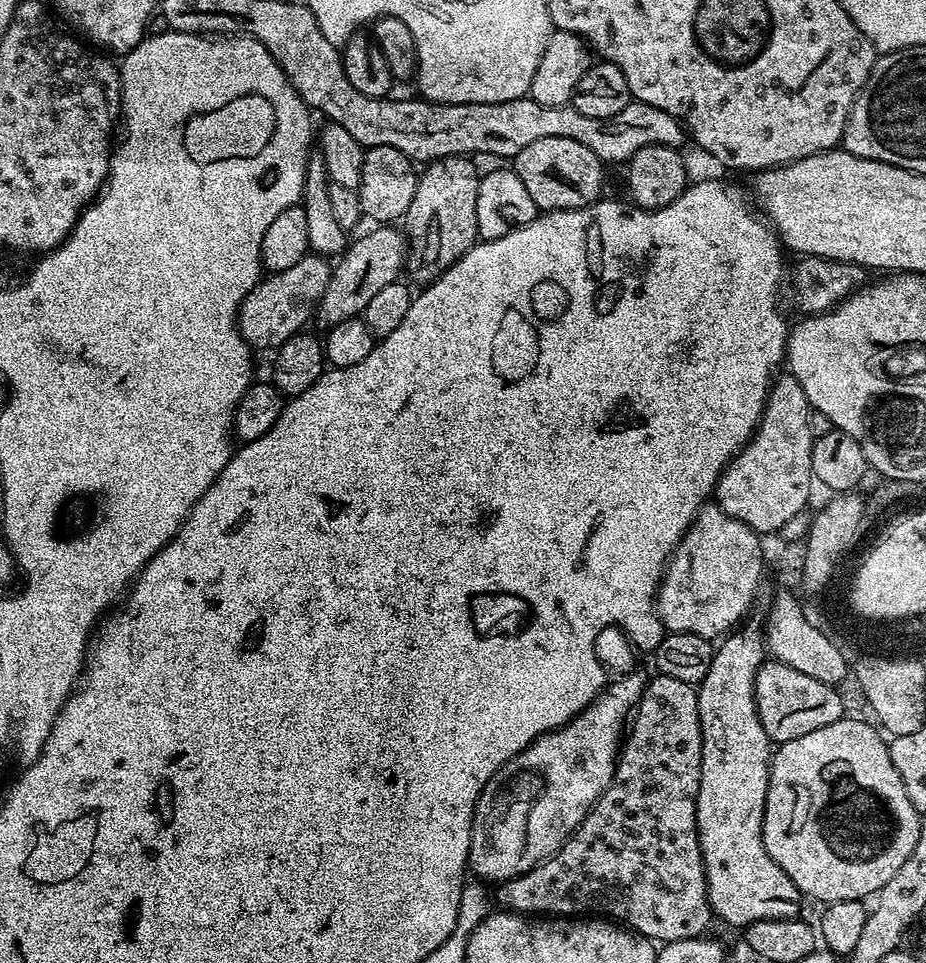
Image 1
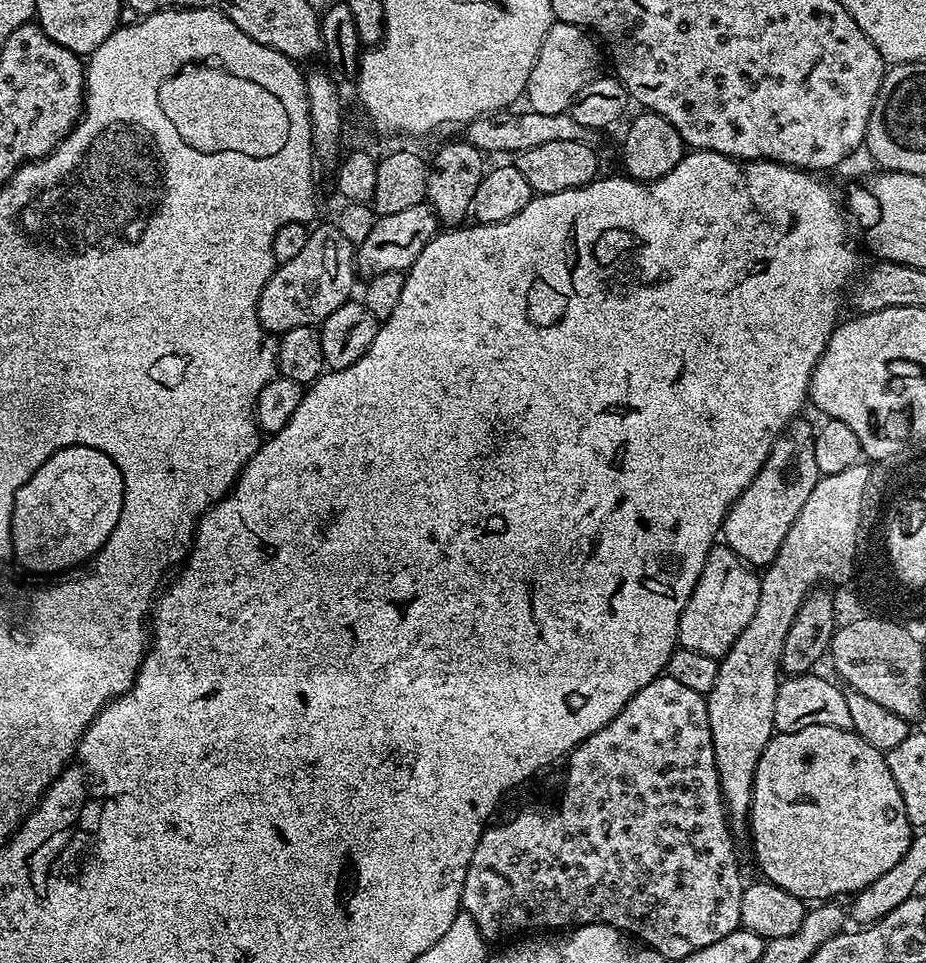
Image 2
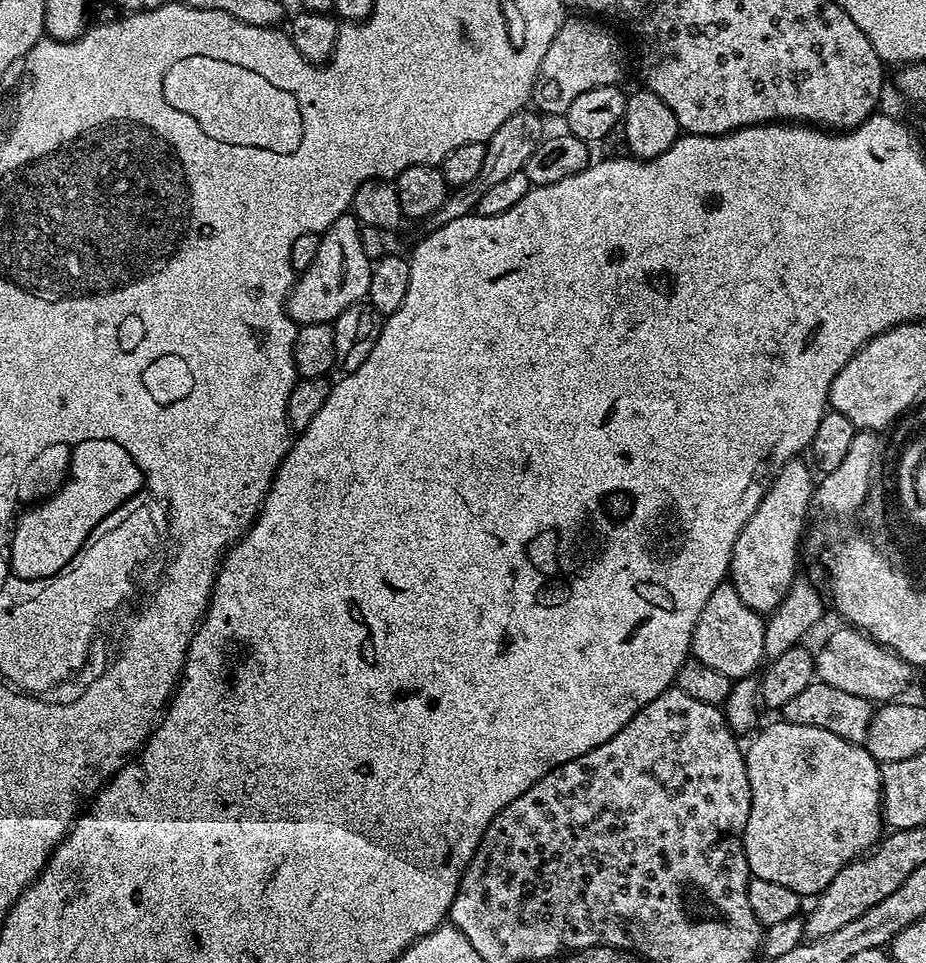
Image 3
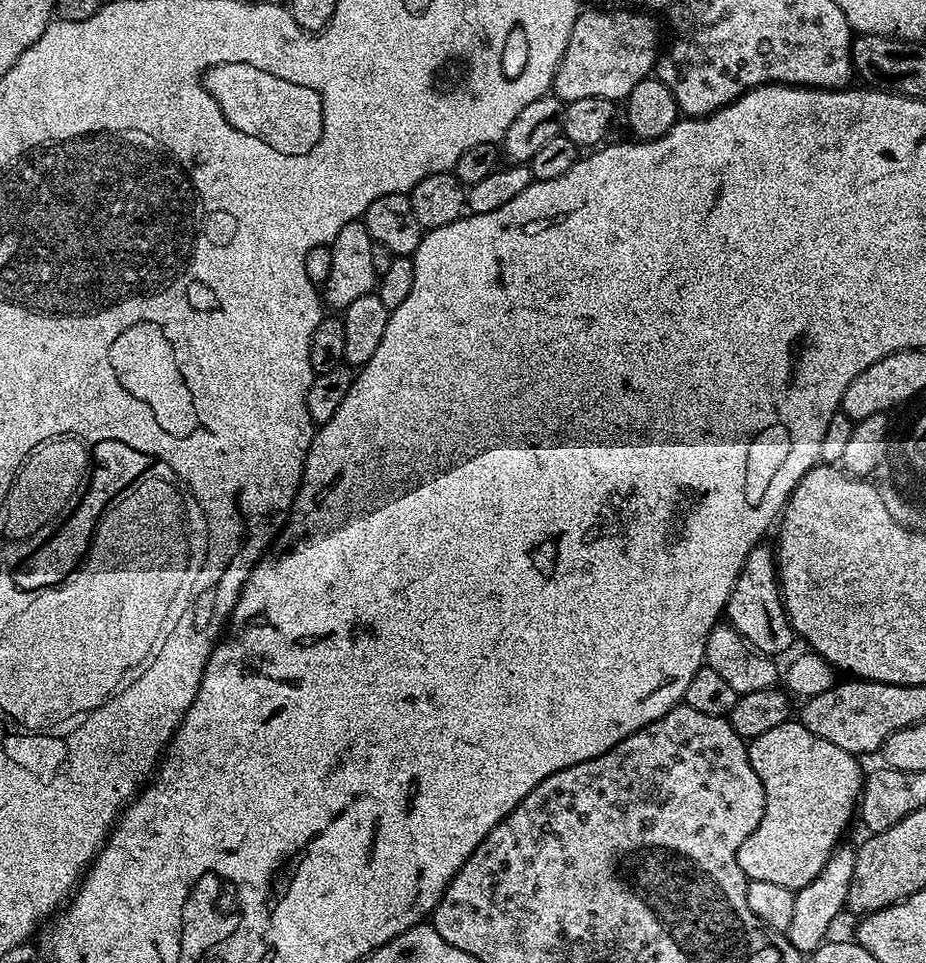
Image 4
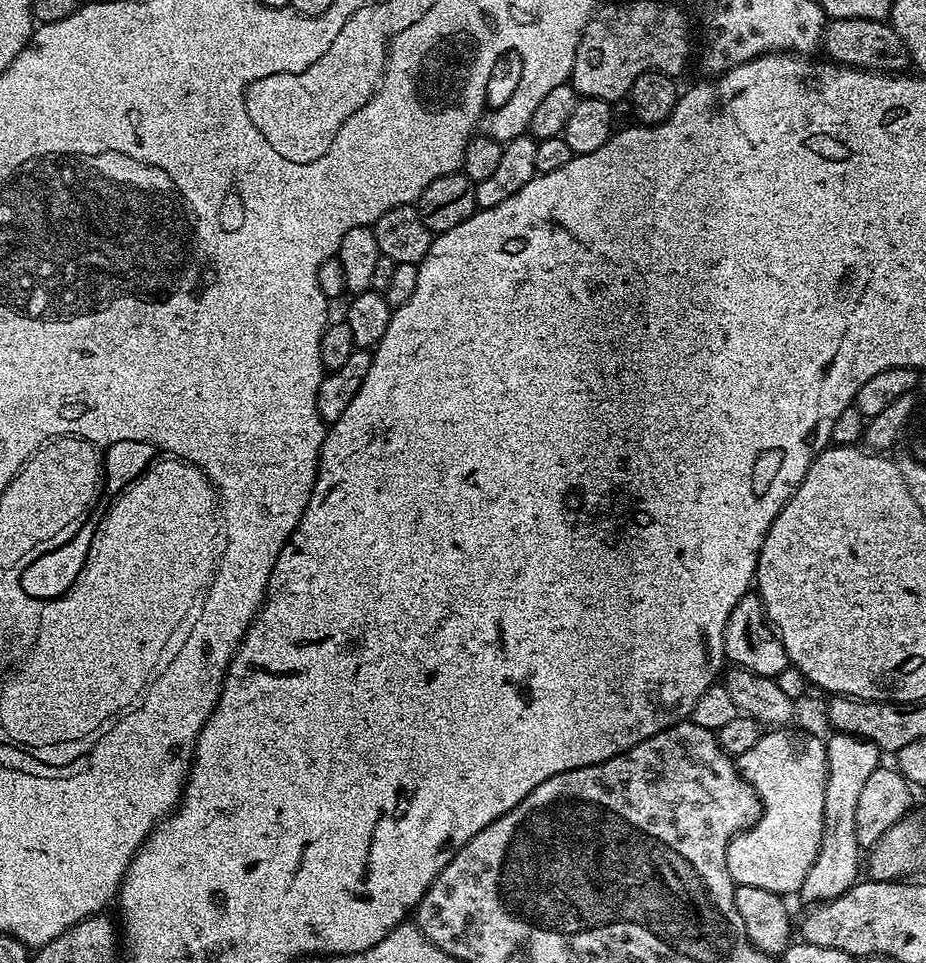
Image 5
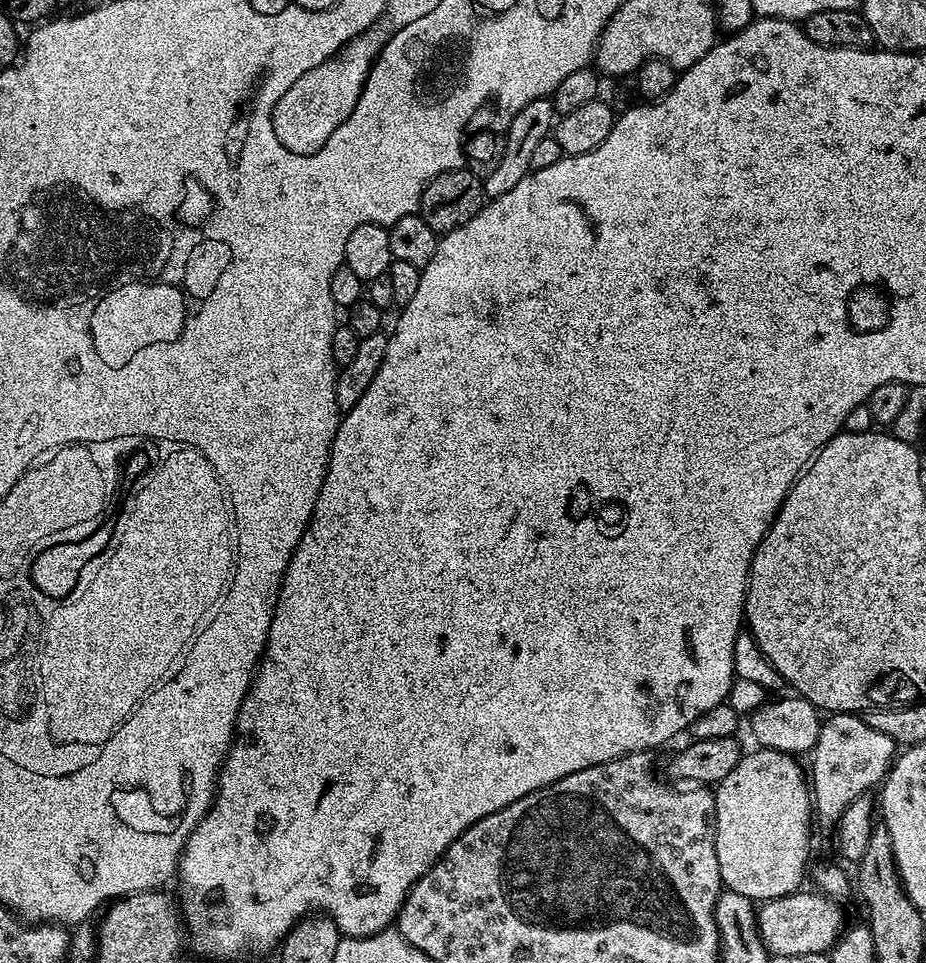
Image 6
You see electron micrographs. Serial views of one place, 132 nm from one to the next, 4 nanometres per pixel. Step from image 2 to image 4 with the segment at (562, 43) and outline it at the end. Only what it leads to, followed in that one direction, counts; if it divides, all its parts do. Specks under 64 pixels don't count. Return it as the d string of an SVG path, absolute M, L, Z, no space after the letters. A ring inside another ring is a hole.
M640 10L632 12L584 12L570 30L565 53L557 64L551 91L565 102L578 98L623 101L638 82L653 75L658 59L657 21Z

